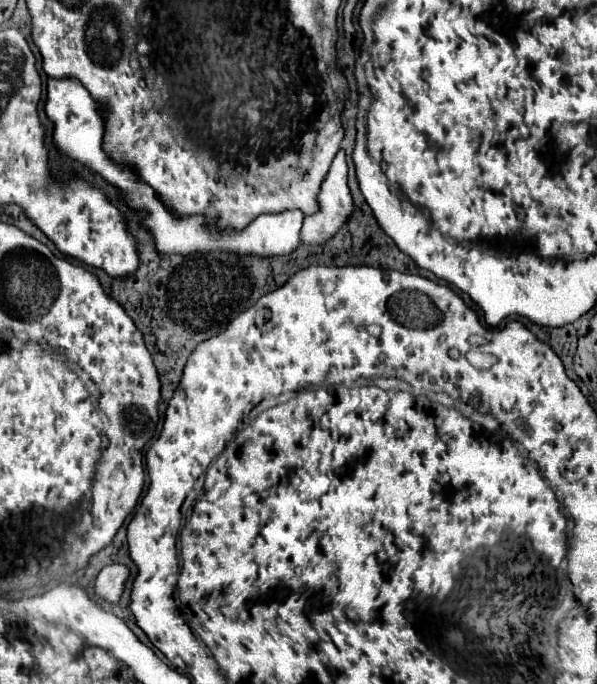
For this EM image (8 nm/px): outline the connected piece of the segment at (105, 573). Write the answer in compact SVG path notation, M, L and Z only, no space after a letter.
M108 565L100 571L96 579L98 597L116 603L124 591L124 583L128 579L128 569L124 565Z

